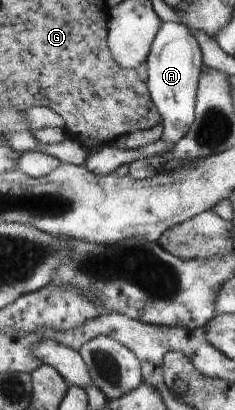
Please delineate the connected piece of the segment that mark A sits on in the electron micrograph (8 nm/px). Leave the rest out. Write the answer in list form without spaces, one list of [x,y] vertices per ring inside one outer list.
[[[162,22],[146,62],[149,66],[148,87],[153,102],[163,117],[162,140],[177,144],[185,138],[197,118],[196,100],[205,66],[200,42],[187,26],[180,22]]]

